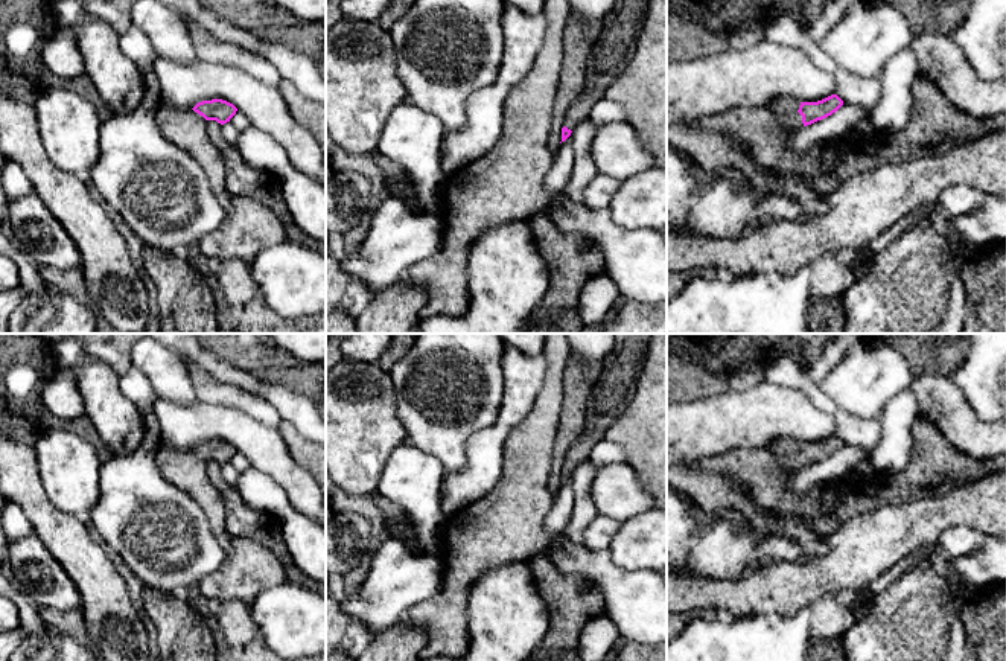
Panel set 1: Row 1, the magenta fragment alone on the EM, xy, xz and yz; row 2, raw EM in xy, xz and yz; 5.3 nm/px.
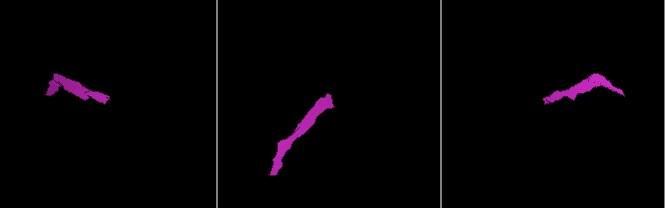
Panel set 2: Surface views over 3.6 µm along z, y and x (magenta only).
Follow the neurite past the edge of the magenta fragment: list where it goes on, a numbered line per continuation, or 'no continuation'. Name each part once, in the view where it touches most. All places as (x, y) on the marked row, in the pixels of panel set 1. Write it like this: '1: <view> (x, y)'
1: yz (786, 108)

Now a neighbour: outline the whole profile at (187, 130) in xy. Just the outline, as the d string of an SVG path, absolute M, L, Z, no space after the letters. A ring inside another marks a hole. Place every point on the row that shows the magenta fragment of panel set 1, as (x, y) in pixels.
M160 102L157 123L164 139L186 151L204 169L210 187L225 213L233 212L233 196L225 189L225 164L207 133L207 120L193 110L178 110Z

